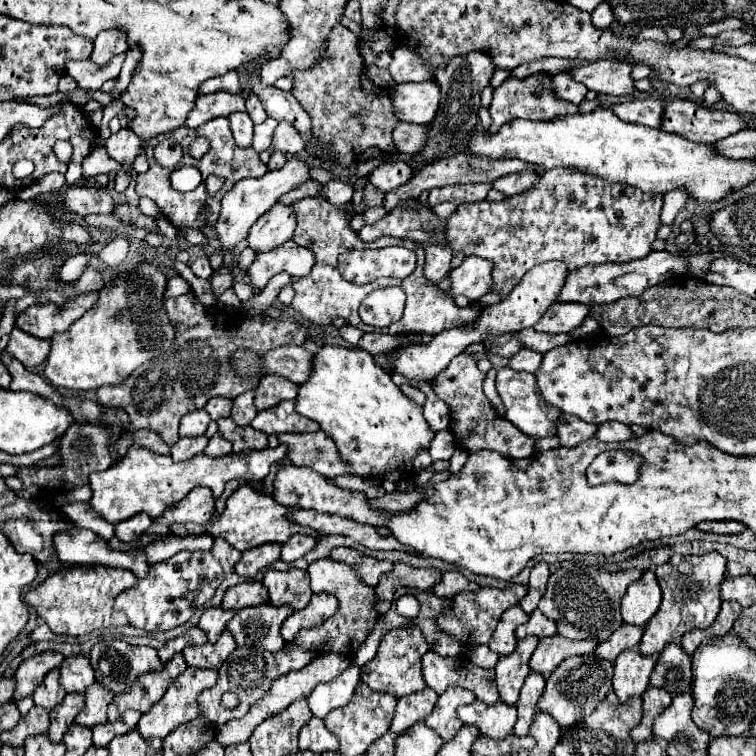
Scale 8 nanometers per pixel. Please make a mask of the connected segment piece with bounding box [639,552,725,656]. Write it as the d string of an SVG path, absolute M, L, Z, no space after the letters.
M717 552L701 556L701 568L693 568L685 556L677 556L663 566L657 566L655 574L663 590L663 600L657 614L647 622L639 650L645 656L659 654L669 642L685 636L693 630L703 630L713 624L721 608L721 582L725 580L725 558Z

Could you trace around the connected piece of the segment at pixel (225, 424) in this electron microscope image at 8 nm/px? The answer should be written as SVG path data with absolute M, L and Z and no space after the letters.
M219 418L217 426L219 426L219 434L233 442L235 454L247 452L247 450L265 450L267 448L267 434L263 434L251 426L239 428L239 426L235 426L235 422L231 418Z

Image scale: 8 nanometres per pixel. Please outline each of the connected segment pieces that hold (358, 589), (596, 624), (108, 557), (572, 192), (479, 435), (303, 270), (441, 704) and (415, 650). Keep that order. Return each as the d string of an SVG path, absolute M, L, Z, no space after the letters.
M323 558L323 560L313 562L307 568L307 572L311 576L311 590L313 592L335 594L337 600L339 600L339 608L337 608L335 616L331 616L327 622L323 622L323 626L299 630L299 634L289 642L289 646L291 648L299 646L303 650L313 650L315 656L333 652L333 654L341 654L345 658L351 658L357 652L357 648L367 640L369 632L373 630L373 626L379 620L379 612L375 608L377 602L379 602L377 594L375 594L375 588L367 586L351 566L339 564L331 558L327 558L327 560Z
M561 562L549 576L547 592L539 600L539 610L547 614L549 620L557 624L557 634L569 638L569 640L591 640L597 638L599 642L605 642L621 624L621 598L625 596L625 590L641 578L641 570L625 570L625 572L599 572L595 566L587 566L583 562Z
M75 528L73 534L71 532L55 534L53 546L57 558L63 564L105 564L131 570L137 578L143 578L149 570L149 564L141 552L135 554L135 552L109 550L105 540L97 538L95 532L85 528Z
M551 168L539 174L539 184L535 184L531 190L515 194L513 198L505 198L501 202L483 200L459 204L457 210L445 220L443 236L445 246L449 246L453 254L463 252L465 258L479 256L493 264L491 292L499 294L501 300L505 300L521 282L525 272L549 260L561 260L567 266L567 272L573 272L587 264L619 264L649 256L653 252L651 246L657 240L657 230L661 228L661 210L663 194L659 192L645 194L635 186L607 182L595 174L575 168Z
M459 354L455 356L449 366L431 382L437 398L441 398L449 410L451 410L451 424L449 430L455 436L455 444L469 454L477 450L493 450L509 458L527 458L533 454L533 442L535 438L527 438L521 434L521 430L515 430L511 422L501 418L489 398L483 394L483 378L485 374L479 372L477 362L469 354Z
M287 240L283 246L267 252L257 254L253 266L249 266L249 280L257 290L263 290L265 284L279 272L287 272L293 278L305 278L311 274L315 266L315 256L309 248Z
M451 688L451 690L445 690L437 704L435 704L435 710L427 716L425 724L429 728L433 728L445 742L455 738L455 734L459 732L459 728L463 726L463 722L459 722L457 718L457 708L461 704L471 704L475 700L475 694L471 694L469 690L463 690L463 688Z
M415 624L403 626L399 630L391 630L391 634L385 634L379 646L379 654L367 666L361 668L361 680L371 690L387 692L387 694L393 694L395 698L421 692L427 688L423 678L423 668L421 668L421 658L425 656L427 650L429 650L429 644Z

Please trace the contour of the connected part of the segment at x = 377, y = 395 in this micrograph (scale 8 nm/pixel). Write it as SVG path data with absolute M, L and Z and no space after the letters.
M321 346L321 350L313 356L313 366L311 366L309 378L307 378L305 382L297 384L297 386L299 386L299 394L297 394L297 400L295 400L295 410L297 410L301 416L307 416L307 418L311 418L311 420L315 420L315 422L321 424L321 428L323 428L323 430L333 438L333 442L337 444L337 448L339 448L343 460L347 460L347 462L351 464L351 474L353 474L353 476L383 478L383 480L389 478L389 480L395 480L395 482L413 476L413 464L411 464L411 462L413 462L415 452L417 452L419 448L429 448L429 442L431 442L431 438L433 438L435 434L429 430L429 426L427 426L427 422L425 422L425 418L423 418L423 408L417 406L415 402L411 402L407 396L403 396L403 392L393 384L391 374L387 374L379 364L375 364L375 358L373 358L371 354L367 354L365 350L357 350L357 348Z

